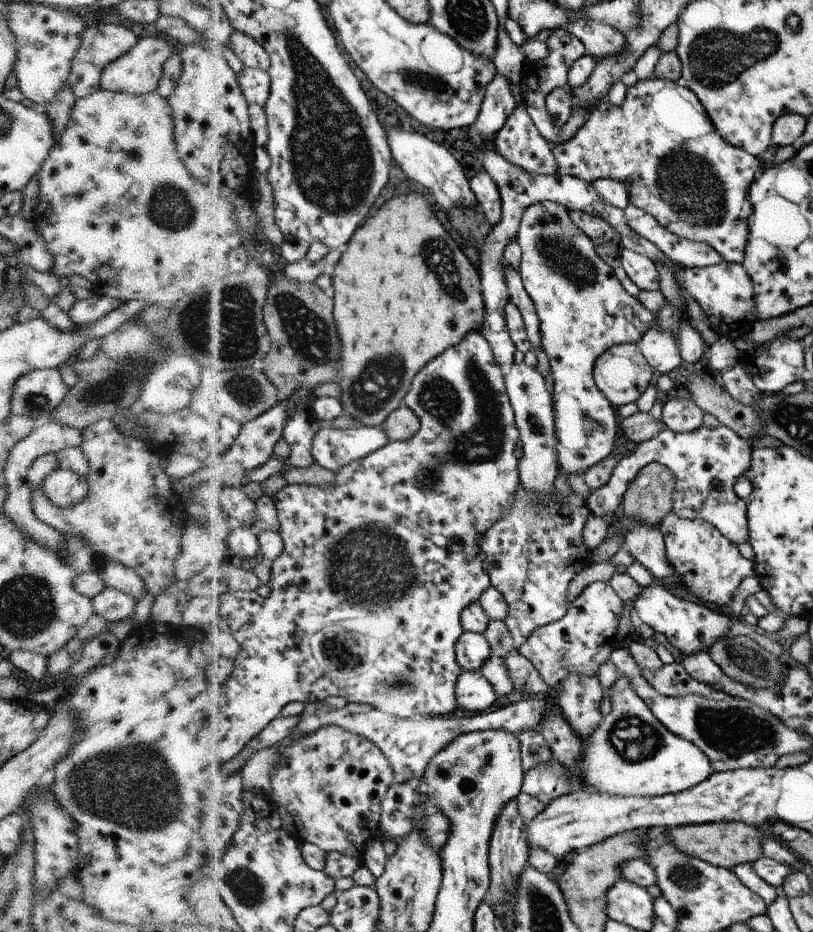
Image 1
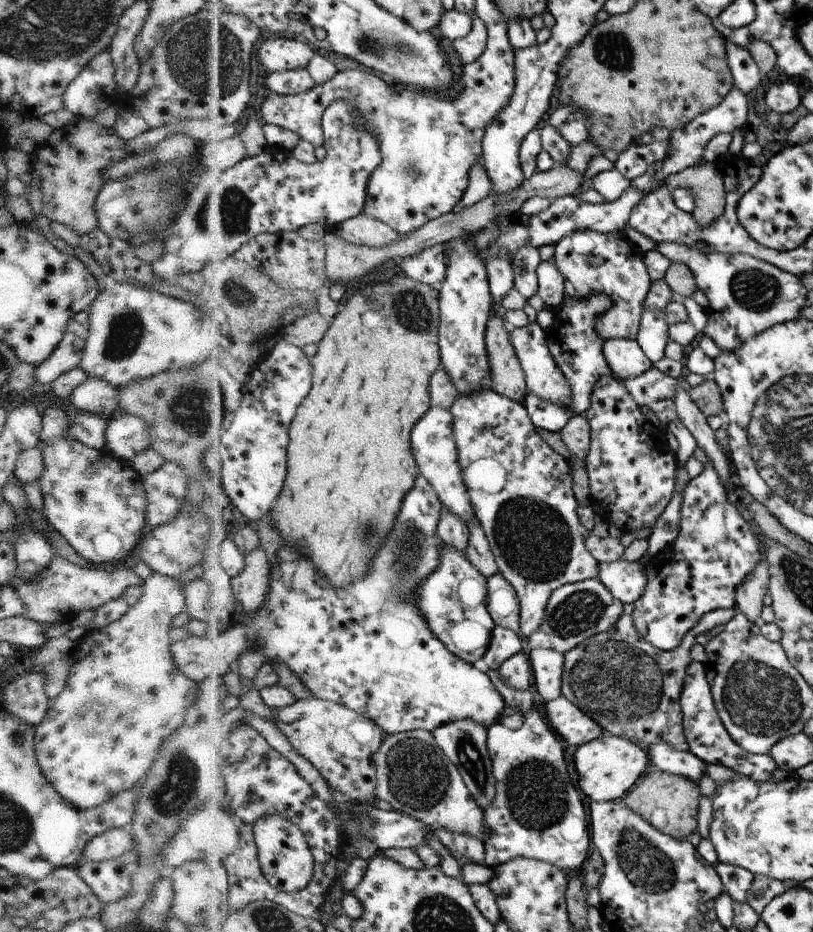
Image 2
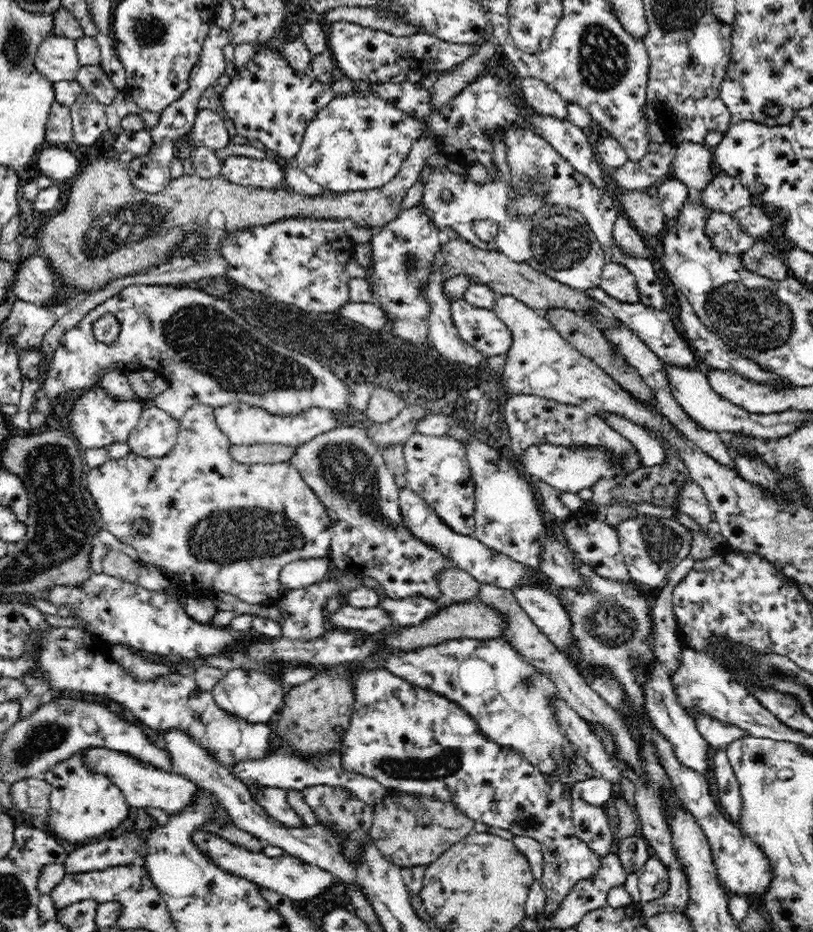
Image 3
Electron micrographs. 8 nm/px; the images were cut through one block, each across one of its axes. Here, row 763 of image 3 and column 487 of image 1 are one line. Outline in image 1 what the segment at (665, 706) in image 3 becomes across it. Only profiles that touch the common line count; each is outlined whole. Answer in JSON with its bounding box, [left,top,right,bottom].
[457,672,497,713]

